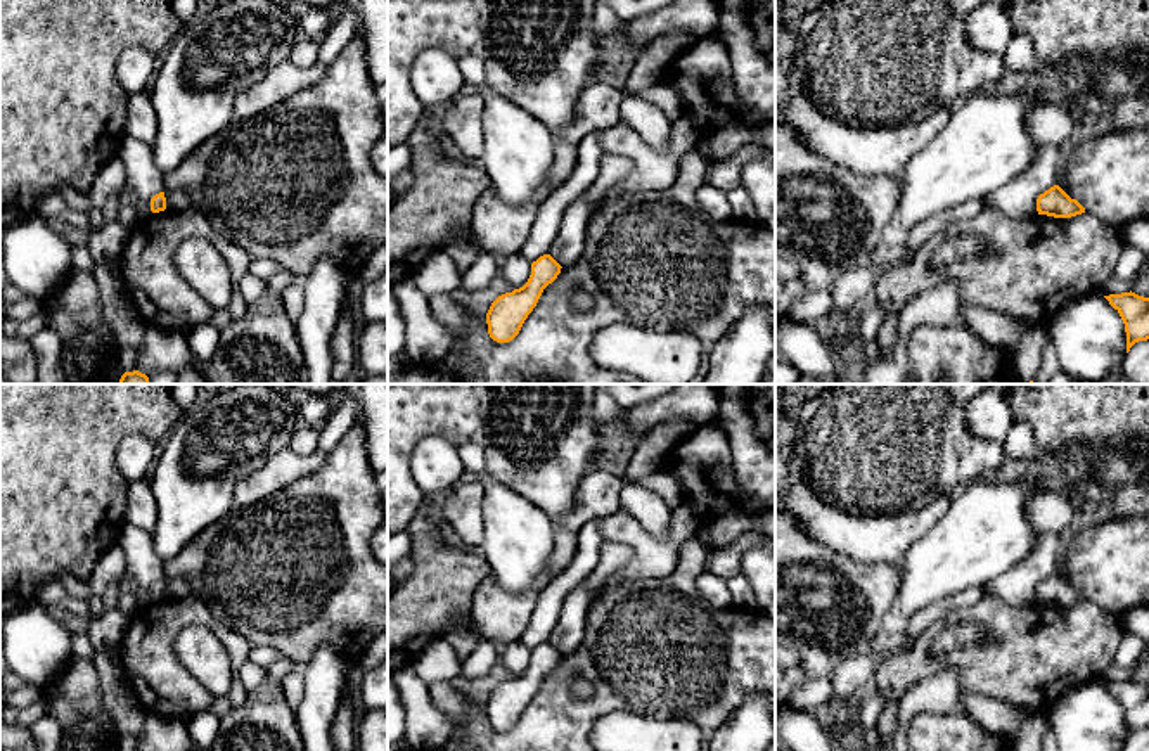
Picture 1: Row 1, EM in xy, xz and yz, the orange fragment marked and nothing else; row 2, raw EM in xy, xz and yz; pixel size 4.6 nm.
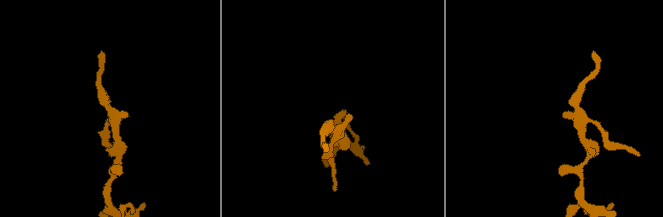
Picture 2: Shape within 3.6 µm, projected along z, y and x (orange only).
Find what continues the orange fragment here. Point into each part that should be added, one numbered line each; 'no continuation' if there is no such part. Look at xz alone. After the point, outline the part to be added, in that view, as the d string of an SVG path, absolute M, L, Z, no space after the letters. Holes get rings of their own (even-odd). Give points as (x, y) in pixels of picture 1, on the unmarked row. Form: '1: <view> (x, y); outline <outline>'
no continuation

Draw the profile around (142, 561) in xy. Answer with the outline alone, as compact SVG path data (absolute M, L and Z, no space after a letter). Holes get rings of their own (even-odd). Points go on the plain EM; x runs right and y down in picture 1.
M125 523L116 543L125 554L126 569L137 578L138 607L151 604L151 587L166 578L164 562L154 550L151 531Z

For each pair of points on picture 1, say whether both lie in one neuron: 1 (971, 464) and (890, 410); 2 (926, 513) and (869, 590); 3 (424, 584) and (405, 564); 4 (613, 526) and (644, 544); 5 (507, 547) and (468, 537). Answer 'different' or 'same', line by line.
1: same
2: different
3: different
4: same
5: different

